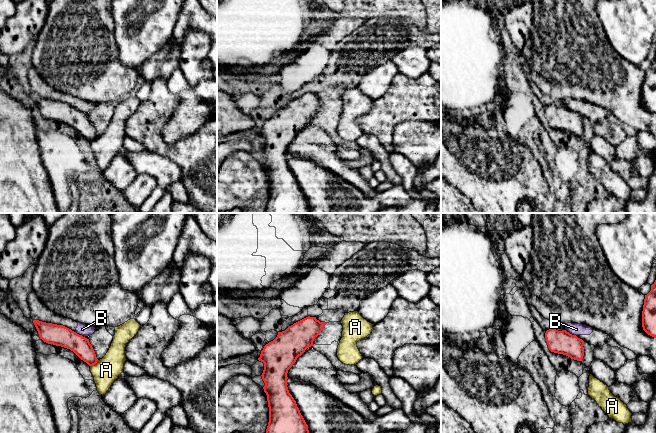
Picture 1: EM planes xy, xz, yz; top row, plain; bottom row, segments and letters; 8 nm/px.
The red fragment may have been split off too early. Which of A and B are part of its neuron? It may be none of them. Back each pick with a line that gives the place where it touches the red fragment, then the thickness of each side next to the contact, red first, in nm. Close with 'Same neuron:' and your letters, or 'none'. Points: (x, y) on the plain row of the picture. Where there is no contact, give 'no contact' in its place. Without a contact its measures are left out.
Same neuron: none

